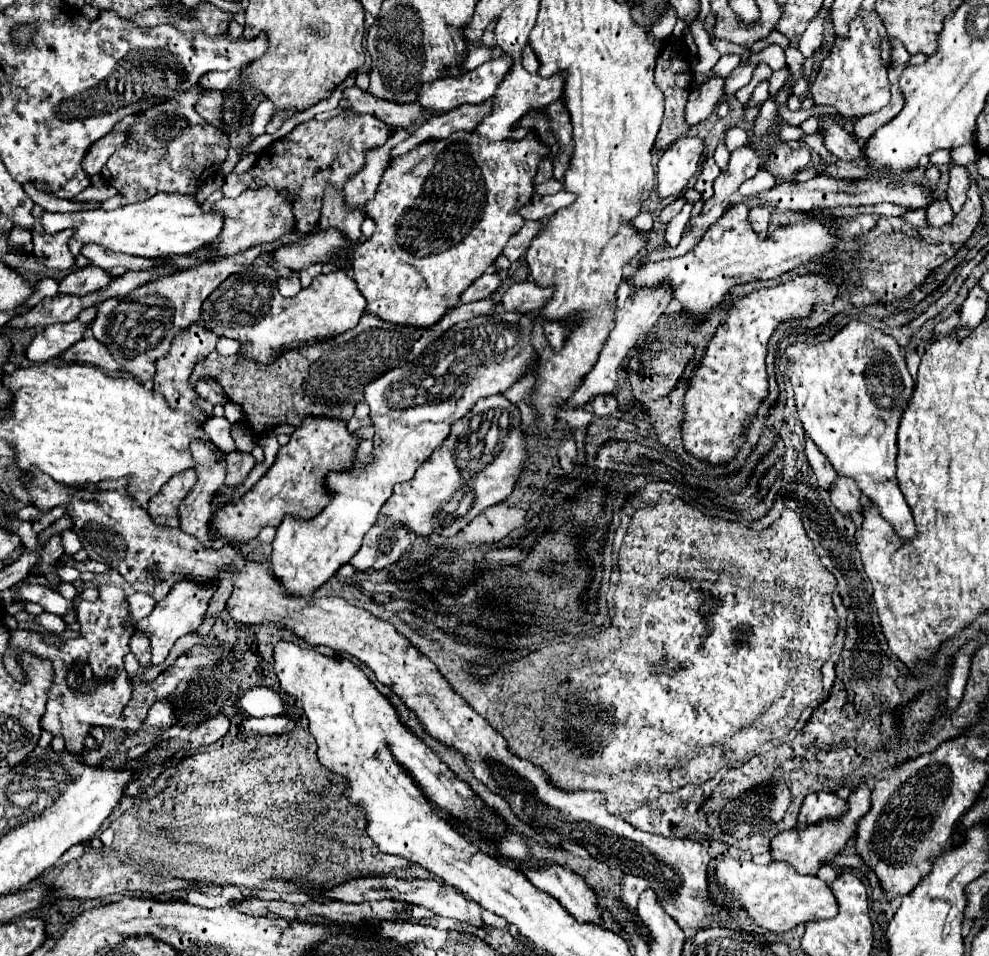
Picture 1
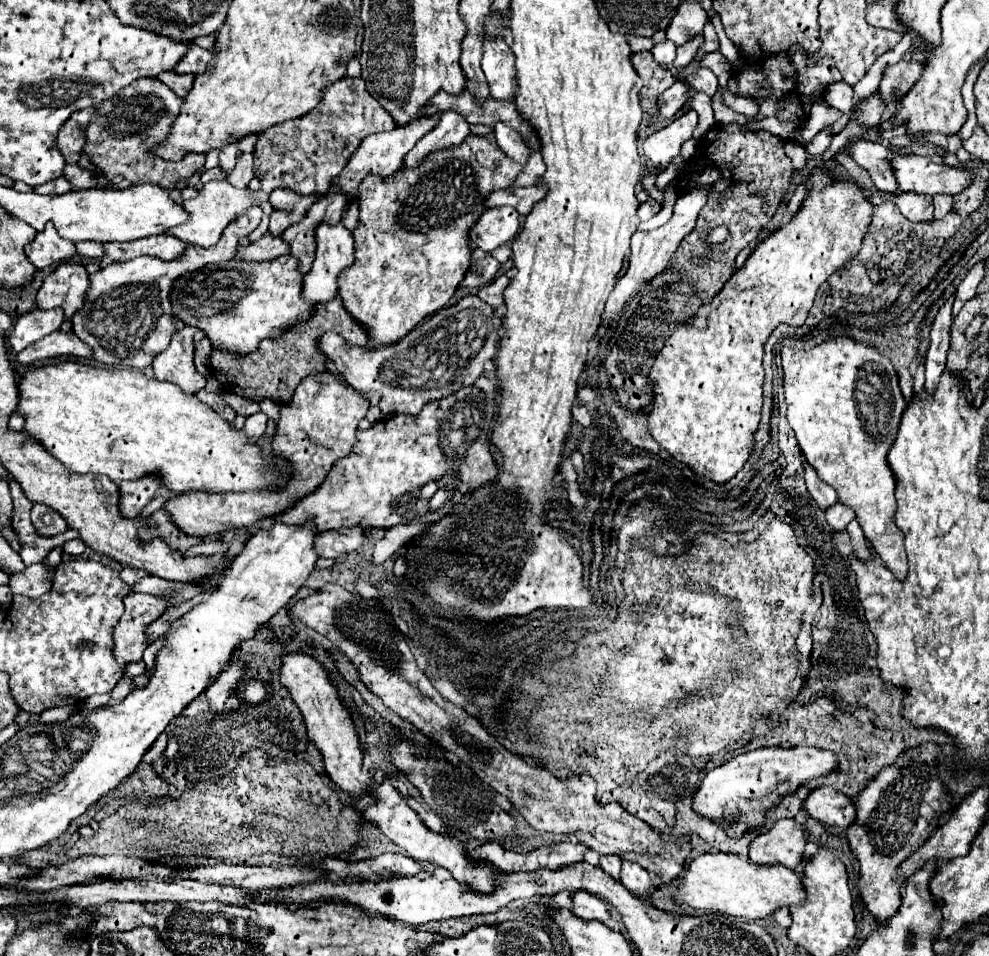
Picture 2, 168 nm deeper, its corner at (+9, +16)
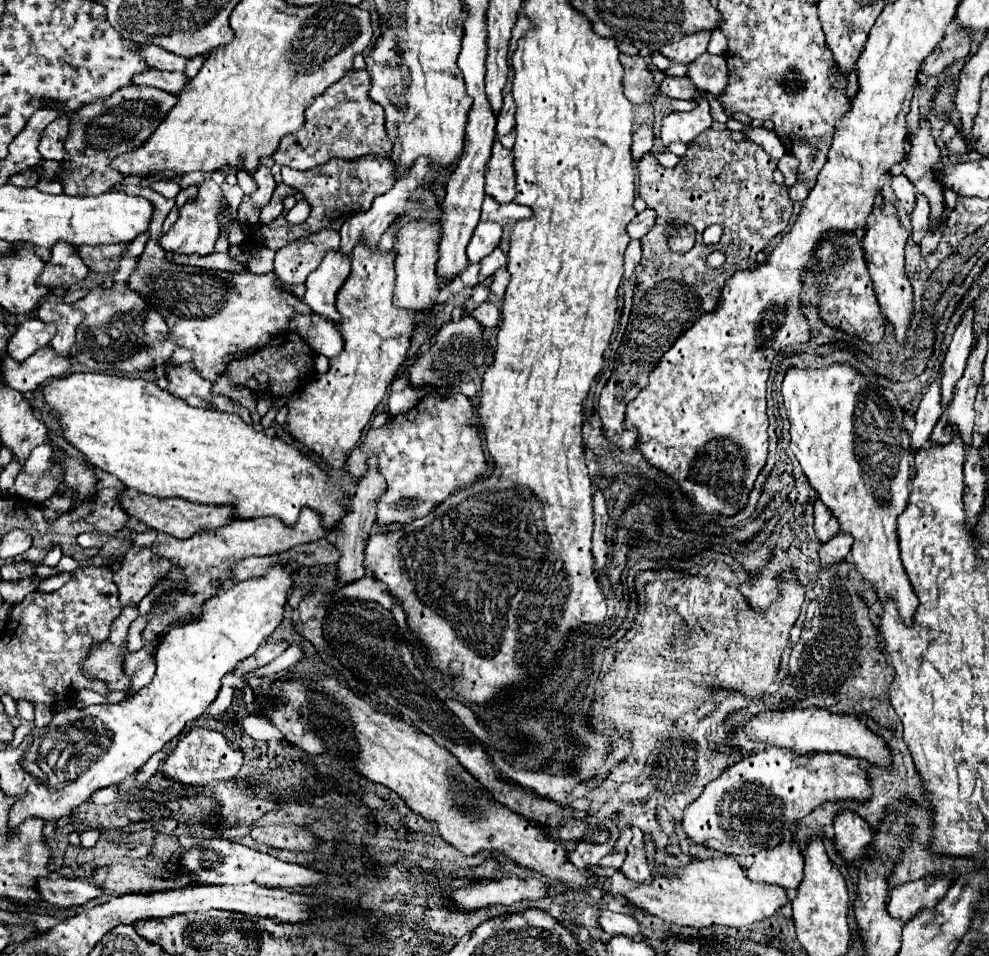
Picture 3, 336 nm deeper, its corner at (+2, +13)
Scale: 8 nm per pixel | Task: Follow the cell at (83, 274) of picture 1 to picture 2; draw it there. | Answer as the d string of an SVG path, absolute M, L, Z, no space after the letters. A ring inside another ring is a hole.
M65 262L59 264L43 282L37 292L37 308L63 308L65 322L71 322L71 316L81 308L85 292L89 290L89 274L81 264Z

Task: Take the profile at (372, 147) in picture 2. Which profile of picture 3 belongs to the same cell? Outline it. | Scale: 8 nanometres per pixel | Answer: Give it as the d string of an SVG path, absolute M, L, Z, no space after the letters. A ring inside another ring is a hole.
M384 155L384 159L372 159L372 157L356 159L356 161L330 159L328 163L308 169L308 171L296 171L290 167L282 167L282 181L294 187L296 191L304 193L304 199L310 203L312 213L302 225L288 225L284 215L274 219L270 225L262 225L262 233L266 235L266 247L270 247L272 251L278 251L280 247L300 237L308 237L310 233L316 233L322 227L332 227L340 231L346 219L350 219L354 213L368 211L372 207L372 201L378 195L394 187L396 179L392 179L392 157Z

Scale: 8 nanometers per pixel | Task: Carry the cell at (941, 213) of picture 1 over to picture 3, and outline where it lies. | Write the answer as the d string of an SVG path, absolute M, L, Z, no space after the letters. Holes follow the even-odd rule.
M916 195L916 205L914 211L910 213L910 221L912 221L912 239L916 243L922 241L922 237L930 231L930 207L928 207L928 199L924 199L924 195Z

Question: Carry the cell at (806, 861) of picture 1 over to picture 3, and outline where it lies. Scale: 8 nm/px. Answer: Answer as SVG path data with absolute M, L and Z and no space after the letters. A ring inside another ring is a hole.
M780 843L772 849L762 849L760 853L756 853L754 865L746 873L752 881L774 883L792 889L802 881L802 867L802 853L792 845Z

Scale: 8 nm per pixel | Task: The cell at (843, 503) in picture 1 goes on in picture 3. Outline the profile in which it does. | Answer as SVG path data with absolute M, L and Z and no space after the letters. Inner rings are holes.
M838 531L828 543L822 545L820 549L820 561L822 561L822 567L834 563L834 561L840 561L844 557L848 557L850 553L850 547L852 547L852 535L844 535L844 531Z

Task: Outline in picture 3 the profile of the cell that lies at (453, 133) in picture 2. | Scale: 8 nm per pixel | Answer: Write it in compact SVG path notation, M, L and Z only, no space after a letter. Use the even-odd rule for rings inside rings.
M420 159L420 163L416 163L416 167L412 167L412 171L408 171L408 179L398 179L396 185L394 185L388 193L380 195L380 197L372 203L372 209L370 209L370 211L352 215L352 217L342 225L342 229L340 229L340 235L342 235L340 249L342 249L342 253L350 255L352 249L354 249L354 245L356 245L358 241L362 241L362 237L366 237L370 245L376 245L376 243L380 241L382 233L384 233L384 231L388 229L388 225L394 221L394 217L396 217L398 213L402 213L402 209L408 205L408 201L412 199L412 191L416 191L416 187L420 187L420 179L424 179L424 175L428 175L428 163L424 163L424 159Z

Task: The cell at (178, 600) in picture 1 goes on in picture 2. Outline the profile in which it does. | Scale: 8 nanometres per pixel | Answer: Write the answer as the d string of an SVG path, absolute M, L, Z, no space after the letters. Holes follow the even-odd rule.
M129 592L123 598L125 612L113 628L113 656L121 668L139 662L145 644L145 624L151 624L165 612L165 602L149 594ZM139 596L139 598L137 598Z

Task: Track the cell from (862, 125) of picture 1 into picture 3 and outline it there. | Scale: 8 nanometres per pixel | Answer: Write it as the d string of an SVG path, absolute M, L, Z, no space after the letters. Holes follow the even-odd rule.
M948 31L942 43L936 47L936 51L924 61L922 73L928 79L938 79L946 67L950 67L954 61L964 59L970 53L970 33L966 31Z

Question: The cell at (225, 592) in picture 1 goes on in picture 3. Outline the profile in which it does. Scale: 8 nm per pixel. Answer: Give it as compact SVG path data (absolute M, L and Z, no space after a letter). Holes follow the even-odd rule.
M156 635L156 639L152 639L152 643L144 643L142 649L128 653L124 659L124 671L130 675L132 685L130 691L138 693L144 685L148 685L152 681L152 675L156 671L156 659L152 659L152 647L156 647L156 643L160 643L160 635Z

